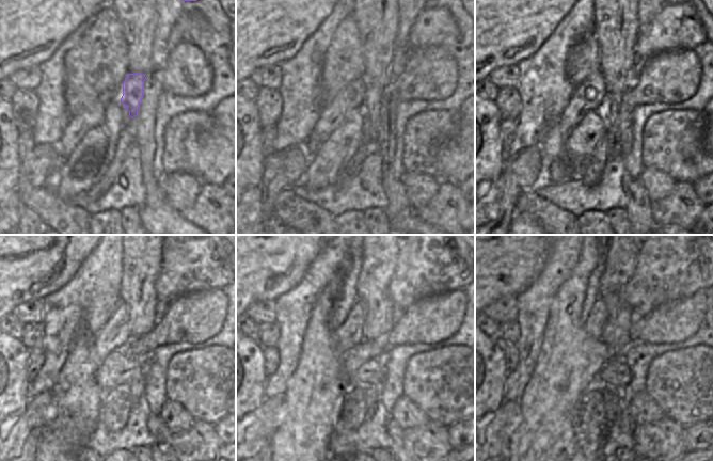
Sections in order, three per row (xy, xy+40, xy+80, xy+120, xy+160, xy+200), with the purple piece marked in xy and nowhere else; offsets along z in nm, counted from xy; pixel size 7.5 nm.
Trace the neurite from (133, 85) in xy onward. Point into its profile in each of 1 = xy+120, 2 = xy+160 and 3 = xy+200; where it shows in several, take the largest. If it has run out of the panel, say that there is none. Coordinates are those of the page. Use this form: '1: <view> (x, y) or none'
1: xy+120 (115, 406)
2: xy+160 (353, 412)
3: xy+200 (590, 433)

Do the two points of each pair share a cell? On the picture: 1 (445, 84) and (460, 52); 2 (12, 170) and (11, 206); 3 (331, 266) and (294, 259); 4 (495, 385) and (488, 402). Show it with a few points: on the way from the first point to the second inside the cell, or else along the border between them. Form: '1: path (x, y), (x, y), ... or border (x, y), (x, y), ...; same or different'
1: border (441, 45), (455, 60), (457, 66), (456, 88); different
2: border (16, 187), (11, 190); different
3: border (326, 245), (306, 269), (299, 283); different
4: path (491, 390), (488, 393), (488, 398); same

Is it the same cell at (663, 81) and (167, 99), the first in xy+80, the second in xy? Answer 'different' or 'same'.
different

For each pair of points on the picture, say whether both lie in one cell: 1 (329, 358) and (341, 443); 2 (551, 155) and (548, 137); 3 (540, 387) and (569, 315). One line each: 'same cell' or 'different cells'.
1: different cells
2: same cell
3: same cell

